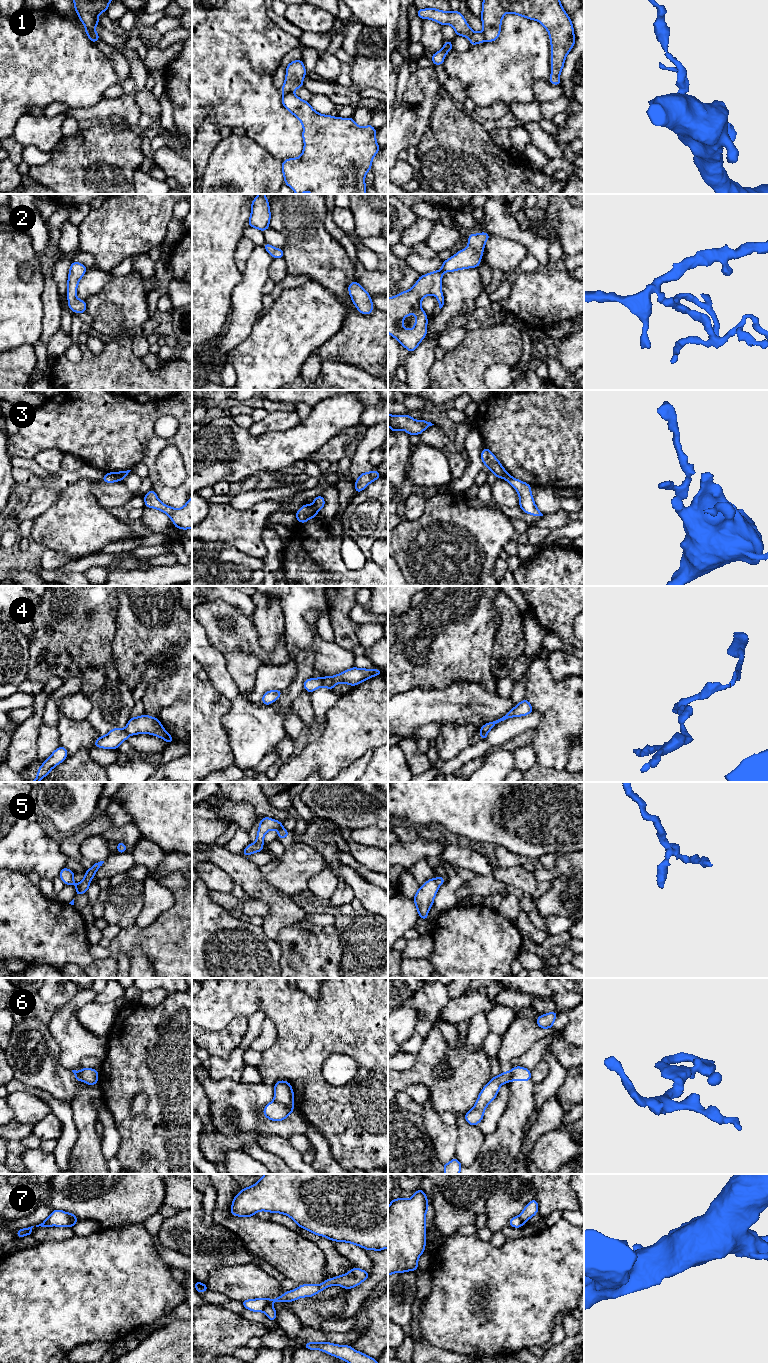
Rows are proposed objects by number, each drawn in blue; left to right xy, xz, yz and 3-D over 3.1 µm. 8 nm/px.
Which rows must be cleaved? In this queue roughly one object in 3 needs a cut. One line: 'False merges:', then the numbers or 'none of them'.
False merges: 1, 4, 6, 7

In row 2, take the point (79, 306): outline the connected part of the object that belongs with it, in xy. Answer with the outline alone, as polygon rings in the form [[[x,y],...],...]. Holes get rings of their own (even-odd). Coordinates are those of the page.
[[[73,261],[71,263],[67,281],[67,299],[68,307],[76,313],[86,313],[86,300],[79,300],[76,295],[76,290],[79,281],[84,276],[88,269],[82,263]]]

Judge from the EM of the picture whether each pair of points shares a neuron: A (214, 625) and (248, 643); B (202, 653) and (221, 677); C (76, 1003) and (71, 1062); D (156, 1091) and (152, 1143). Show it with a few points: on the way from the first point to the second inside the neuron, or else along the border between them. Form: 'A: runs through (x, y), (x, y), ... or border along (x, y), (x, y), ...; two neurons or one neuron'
A: runs through (222, 625), (229, 630), (236, 631), (240, 635); one neuron
B: runs through (208, 659), (217, 671); one neuron
C: runs through (70, 1018), (71, 1047); one neuron
D: runs through (156, 1104), (156, 1121), (152, 1125), (152, 1130); one neuron

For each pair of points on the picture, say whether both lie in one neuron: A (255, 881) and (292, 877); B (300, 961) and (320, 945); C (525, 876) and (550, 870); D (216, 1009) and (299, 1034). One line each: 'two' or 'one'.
A: two
B: one
C: two
D: one

